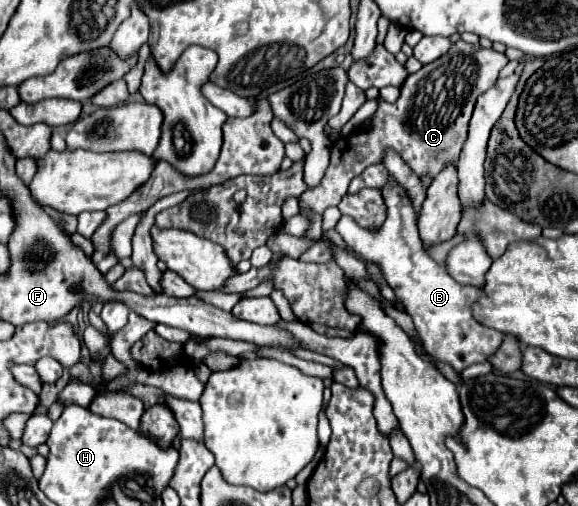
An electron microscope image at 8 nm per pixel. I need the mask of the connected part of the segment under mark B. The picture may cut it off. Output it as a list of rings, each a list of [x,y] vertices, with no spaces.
[[[391,177],[389,183],[383,187],[383,197],[387,205],[387,221],[377,233],[359,227],[351,217],[345,215],[341,215],[341,219],[337,221],[335,231],[359,257],[381,265],[387,283],[393,287],[395,295],[403,301],[423,341],[423,347],[431,357],[449,363],[457,373],[461,373],[473,363],[489,361],[489,357],[501,347],[505,333],[497,333],[495,329],[485,329],[485,325],[473,321],[473,301],[481,297],[481,289],[453,281],[447,269],[437,265],[421,249],[421,239],[417,233],[417,223],[411,203],[403,193],[403,189],[399,189]]]

